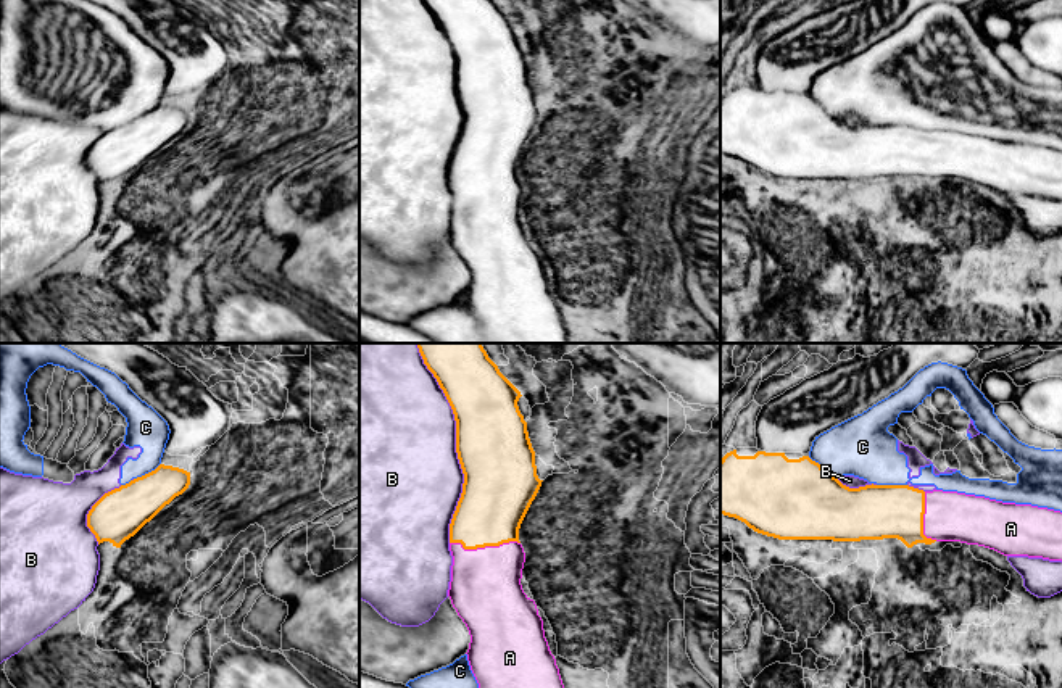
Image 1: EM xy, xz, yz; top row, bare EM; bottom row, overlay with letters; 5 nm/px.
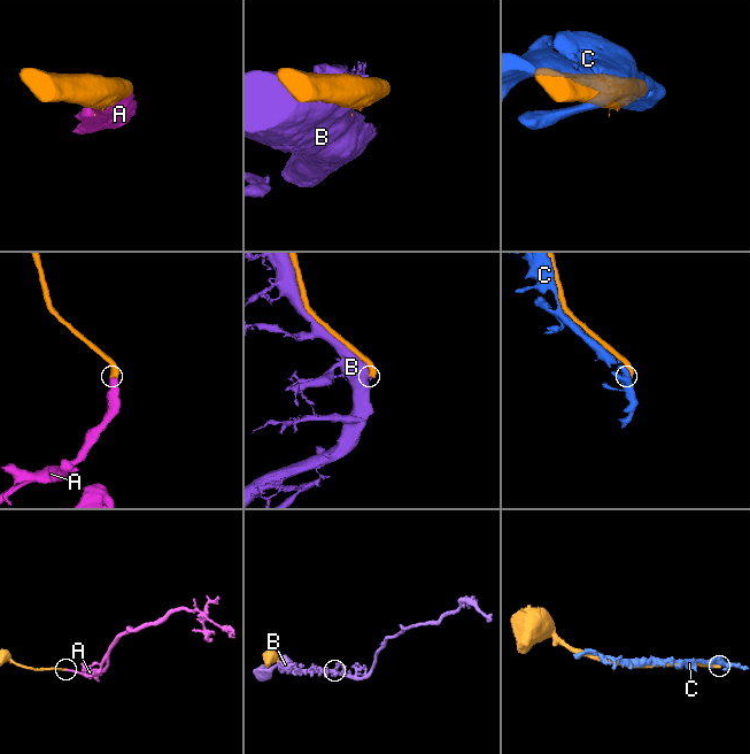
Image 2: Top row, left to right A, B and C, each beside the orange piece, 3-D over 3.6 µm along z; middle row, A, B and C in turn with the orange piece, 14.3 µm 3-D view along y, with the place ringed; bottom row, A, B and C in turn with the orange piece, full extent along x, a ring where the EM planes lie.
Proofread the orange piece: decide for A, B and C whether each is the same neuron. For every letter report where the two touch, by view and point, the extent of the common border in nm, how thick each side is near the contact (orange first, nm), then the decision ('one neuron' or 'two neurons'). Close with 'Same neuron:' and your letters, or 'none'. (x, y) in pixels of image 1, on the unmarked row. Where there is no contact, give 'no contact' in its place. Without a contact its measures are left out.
A: xz (484, 186) | 360 nm | 340/360 nm | one neuron
B: xz (456, 91) | 900 nm | 360/500 nm | two neurons
C: yz (891, 124) | 150 nm | 280/300 nm | two neurons
Same neuron: A

